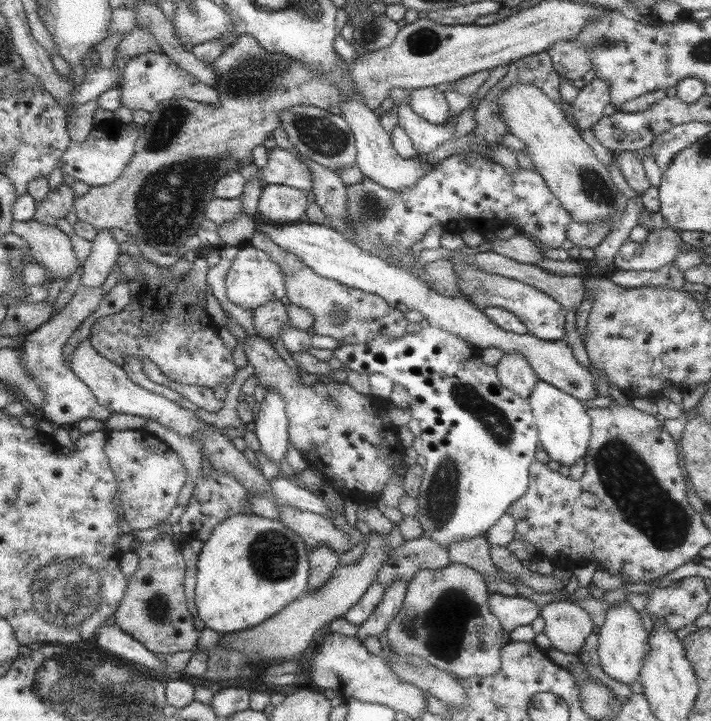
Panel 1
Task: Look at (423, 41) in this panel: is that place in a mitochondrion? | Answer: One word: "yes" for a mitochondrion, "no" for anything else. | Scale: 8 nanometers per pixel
yes

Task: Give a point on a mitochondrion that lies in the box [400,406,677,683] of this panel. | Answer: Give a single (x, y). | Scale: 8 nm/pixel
(440, 629)

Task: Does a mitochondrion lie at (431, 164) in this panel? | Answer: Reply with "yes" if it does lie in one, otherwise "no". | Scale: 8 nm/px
no

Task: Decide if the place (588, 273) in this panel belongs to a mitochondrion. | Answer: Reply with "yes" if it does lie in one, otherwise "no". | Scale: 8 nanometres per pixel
no

